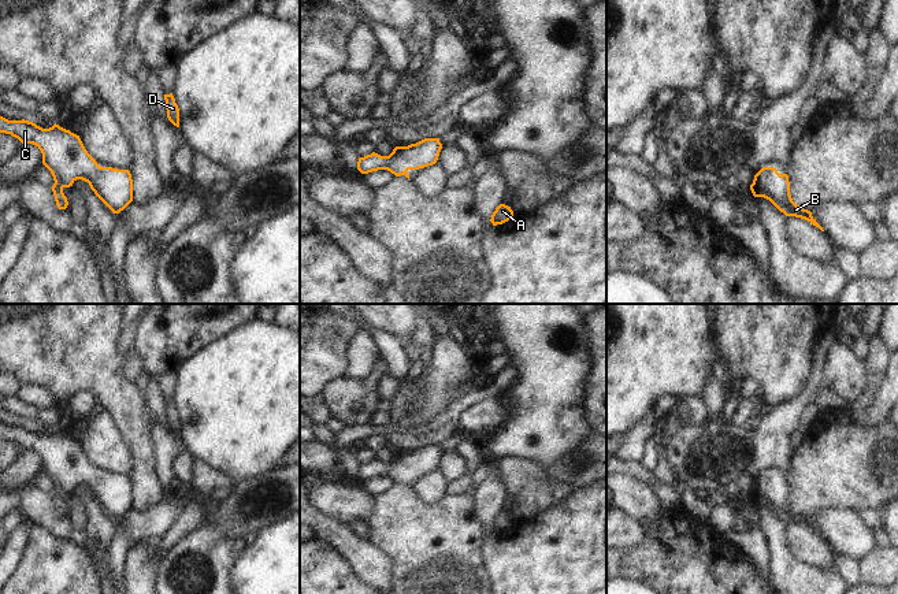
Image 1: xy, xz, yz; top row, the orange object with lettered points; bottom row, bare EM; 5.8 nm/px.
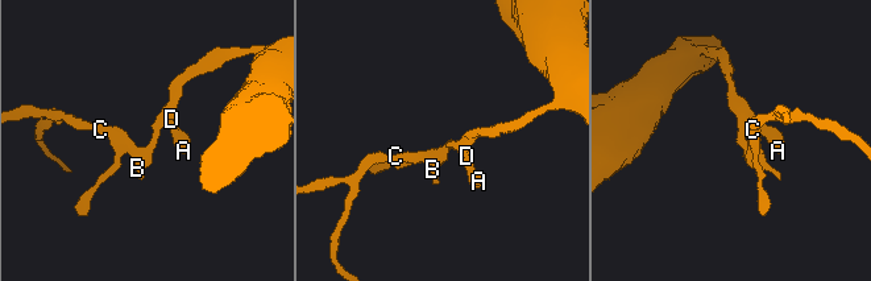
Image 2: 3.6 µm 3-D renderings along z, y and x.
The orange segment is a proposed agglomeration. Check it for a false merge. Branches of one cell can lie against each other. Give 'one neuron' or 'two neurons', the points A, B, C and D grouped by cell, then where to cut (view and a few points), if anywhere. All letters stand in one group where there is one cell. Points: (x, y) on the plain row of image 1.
one neuron; groups A B C D; cut none

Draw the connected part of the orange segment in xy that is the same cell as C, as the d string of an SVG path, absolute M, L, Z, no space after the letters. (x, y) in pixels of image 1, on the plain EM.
M0 423L0 439L11 441L22 450L33 450L42 460L42 471L53 483L52 498L59 516L68 512L63 500L77 486L89 490L94 501L119 520L133 508L133 486L129 476L100 474L88 460L79 442L53 431L42 435L29 427L8 427Z

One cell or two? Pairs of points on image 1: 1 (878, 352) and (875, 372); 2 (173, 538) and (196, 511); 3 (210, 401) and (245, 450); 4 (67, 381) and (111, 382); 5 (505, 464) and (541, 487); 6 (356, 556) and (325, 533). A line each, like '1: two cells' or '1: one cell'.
1: one cell
2: one cell
3: one cell
4: one cell
5: one cell
6: one cell

